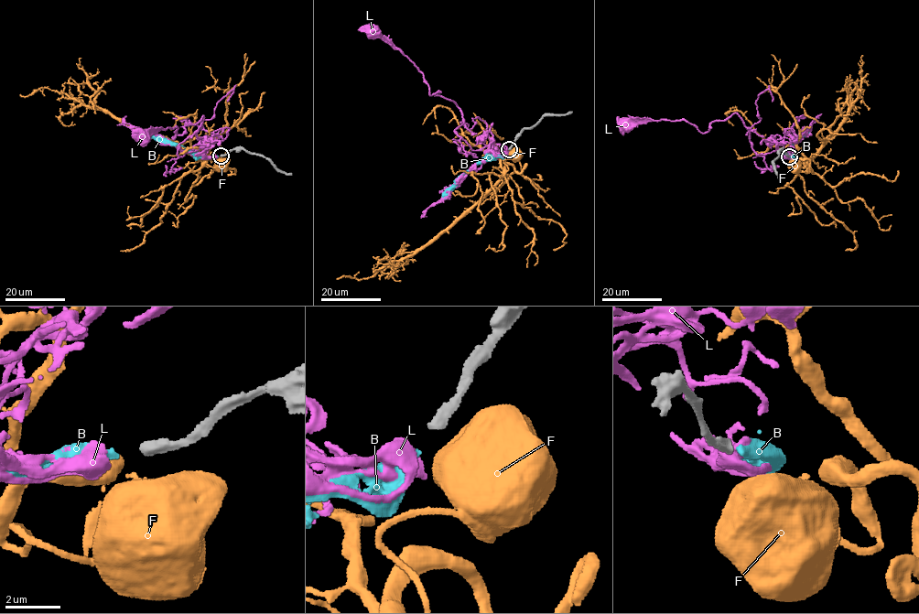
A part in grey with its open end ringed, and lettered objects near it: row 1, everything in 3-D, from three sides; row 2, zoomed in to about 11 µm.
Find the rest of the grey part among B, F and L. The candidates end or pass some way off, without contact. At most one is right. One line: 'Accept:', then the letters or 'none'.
Accept: B

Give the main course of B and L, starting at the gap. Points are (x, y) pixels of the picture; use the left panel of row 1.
B: (218, 156), (197, 157), (167, 140), (144, 134)
L: (217, 156), (206, 156), (207, 145), (178, 153), (202, 116), (174, 139), (177, 126), (141, 137)

